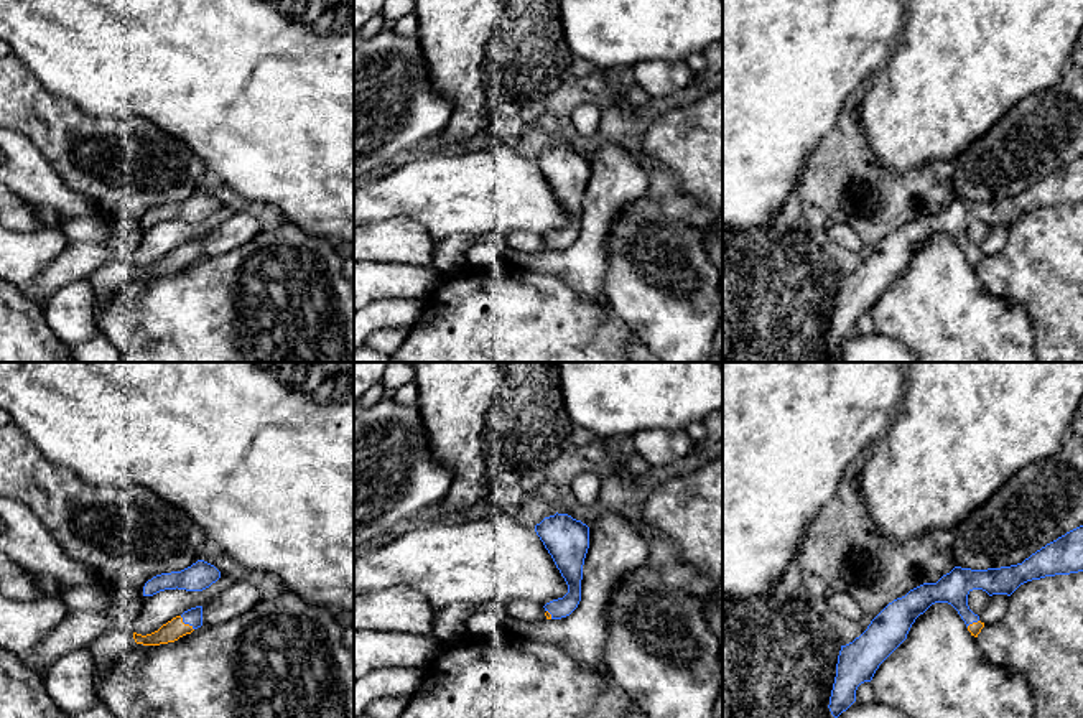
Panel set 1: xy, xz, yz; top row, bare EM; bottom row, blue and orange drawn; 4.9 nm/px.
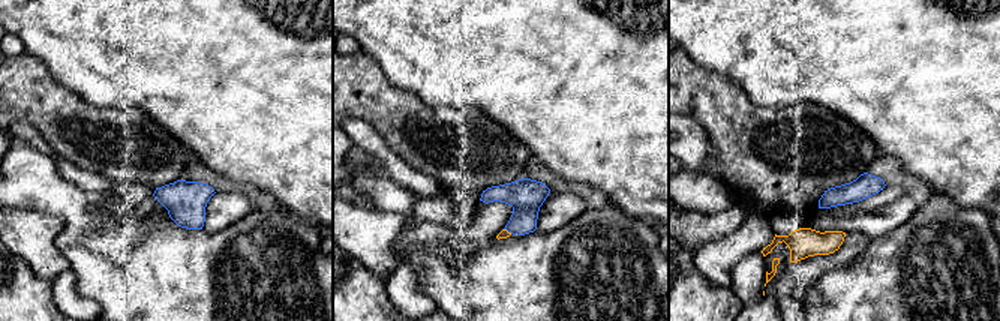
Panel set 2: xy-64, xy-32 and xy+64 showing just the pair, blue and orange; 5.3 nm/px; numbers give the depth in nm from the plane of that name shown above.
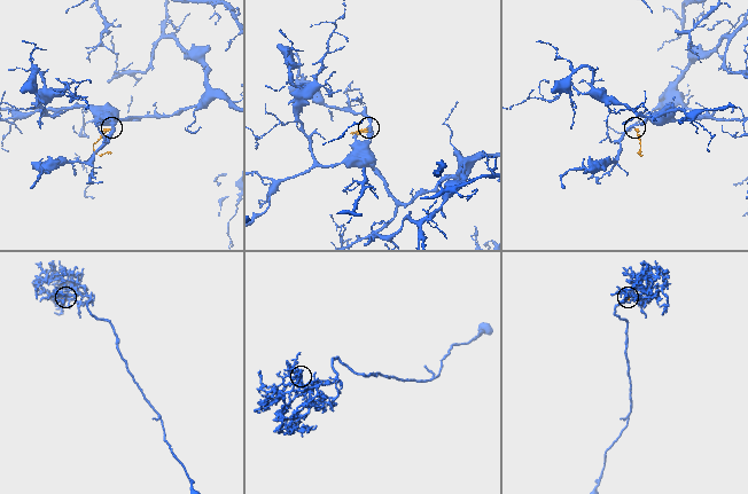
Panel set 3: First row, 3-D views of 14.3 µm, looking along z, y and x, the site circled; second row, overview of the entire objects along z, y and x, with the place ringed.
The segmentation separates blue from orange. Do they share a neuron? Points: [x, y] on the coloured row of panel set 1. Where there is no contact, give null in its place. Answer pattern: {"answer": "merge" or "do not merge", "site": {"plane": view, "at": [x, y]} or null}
{"answer": "merge", "site": {"plane": "xy", "at": [186, 623]}}

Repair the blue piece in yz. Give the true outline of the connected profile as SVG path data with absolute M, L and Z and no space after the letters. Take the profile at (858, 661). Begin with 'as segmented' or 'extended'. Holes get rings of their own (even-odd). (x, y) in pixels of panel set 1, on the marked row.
extended; M1083 525L1047 543L1022 563L988 570L955 566L937 583L910 590L889 603L859 637L841 646L828 705L831 715L838 718L856 702L858 687L872 680L879 665L907 639L915 619L932 604L951 604L971 636L978 637L984 622L968 606L973 590L1011 596L1027 581L1078 571L1083 571Z

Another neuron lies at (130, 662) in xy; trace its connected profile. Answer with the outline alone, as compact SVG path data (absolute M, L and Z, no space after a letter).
M135 644L120 660L119 660L119 667L123 672L133 674L140 669L140 665L145 662L146 659L146 646L143 644Z

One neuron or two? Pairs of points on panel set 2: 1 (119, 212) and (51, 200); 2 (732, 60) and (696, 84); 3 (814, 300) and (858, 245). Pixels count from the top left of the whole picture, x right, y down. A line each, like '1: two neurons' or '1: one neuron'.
1: one neuron
2: two neurons
3: two neurons

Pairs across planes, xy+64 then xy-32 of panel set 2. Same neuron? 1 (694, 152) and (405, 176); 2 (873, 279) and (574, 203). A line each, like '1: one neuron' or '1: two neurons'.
1: one neuron
2: two neurons

